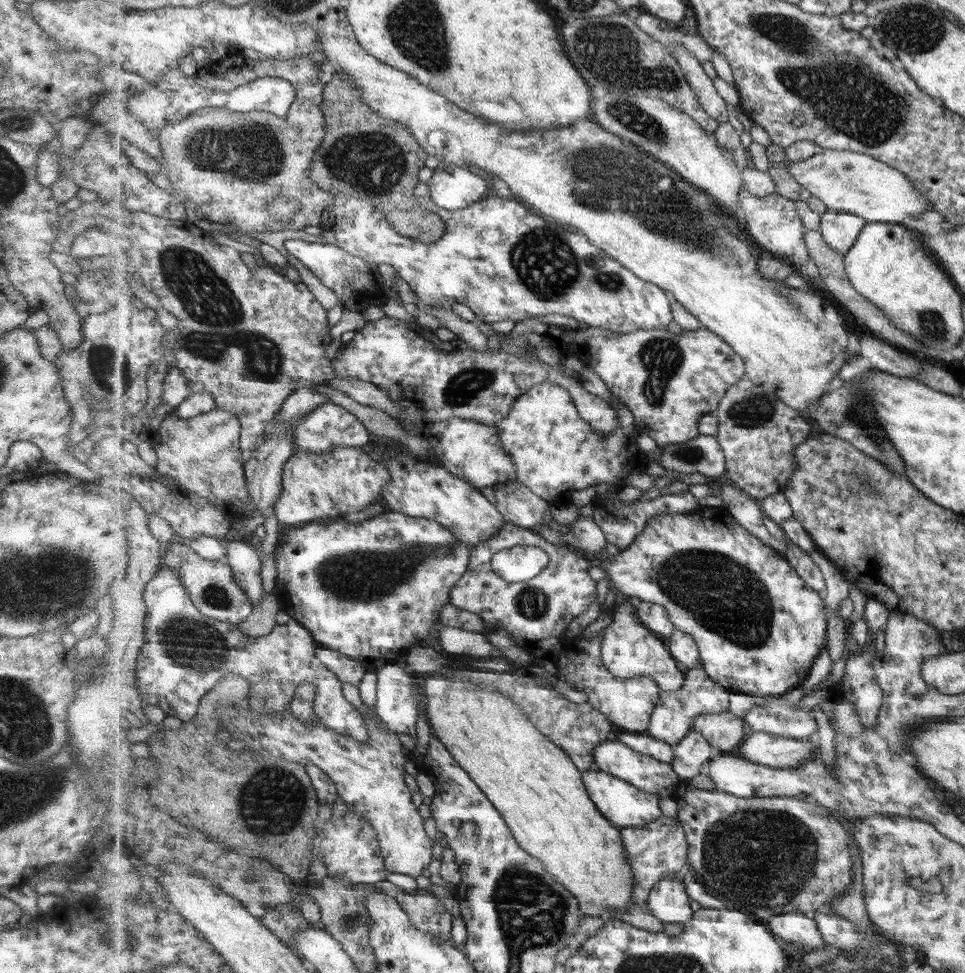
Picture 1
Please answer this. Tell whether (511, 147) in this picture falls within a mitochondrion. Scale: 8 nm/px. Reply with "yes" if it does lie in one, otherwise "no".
no

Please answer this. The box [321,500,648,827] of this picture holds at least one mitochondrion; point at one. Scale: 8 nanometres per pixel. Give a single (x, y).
(533, 603)

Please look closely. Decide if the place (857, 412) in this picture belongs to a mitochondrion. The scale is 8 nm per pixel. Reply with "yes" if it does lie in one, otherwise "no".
yes

